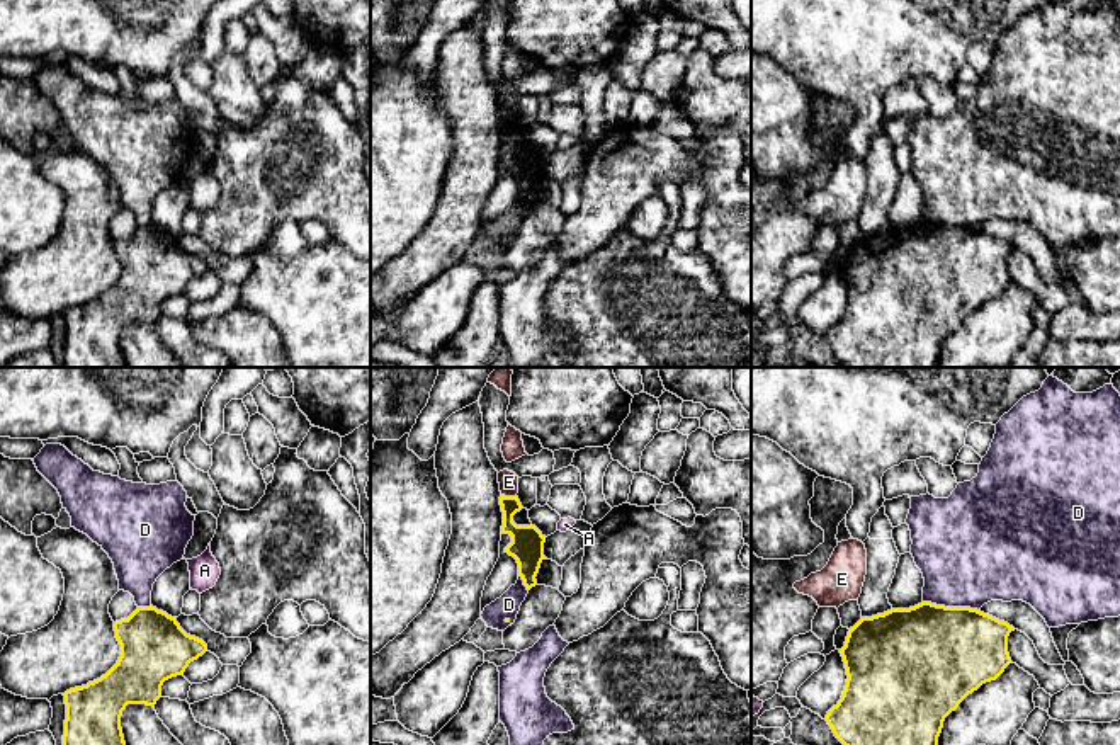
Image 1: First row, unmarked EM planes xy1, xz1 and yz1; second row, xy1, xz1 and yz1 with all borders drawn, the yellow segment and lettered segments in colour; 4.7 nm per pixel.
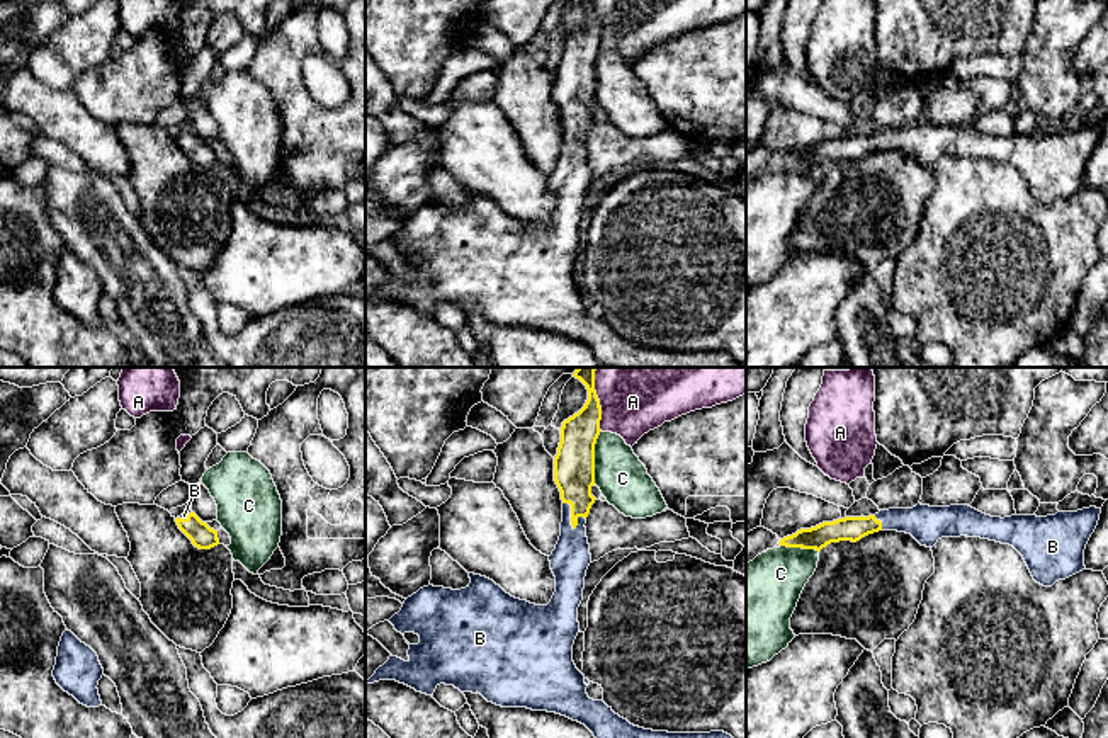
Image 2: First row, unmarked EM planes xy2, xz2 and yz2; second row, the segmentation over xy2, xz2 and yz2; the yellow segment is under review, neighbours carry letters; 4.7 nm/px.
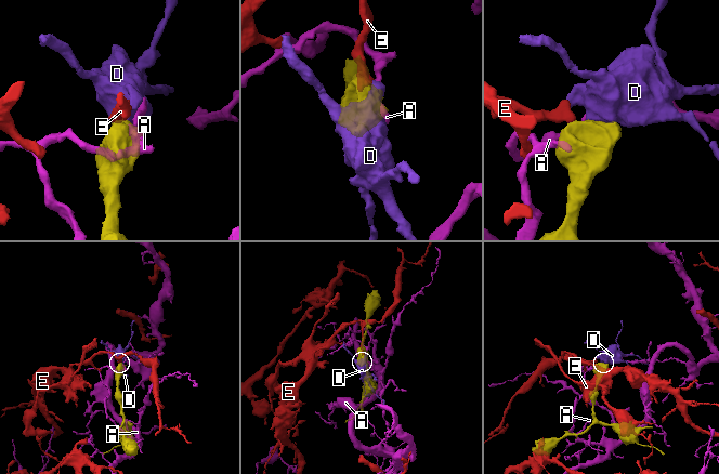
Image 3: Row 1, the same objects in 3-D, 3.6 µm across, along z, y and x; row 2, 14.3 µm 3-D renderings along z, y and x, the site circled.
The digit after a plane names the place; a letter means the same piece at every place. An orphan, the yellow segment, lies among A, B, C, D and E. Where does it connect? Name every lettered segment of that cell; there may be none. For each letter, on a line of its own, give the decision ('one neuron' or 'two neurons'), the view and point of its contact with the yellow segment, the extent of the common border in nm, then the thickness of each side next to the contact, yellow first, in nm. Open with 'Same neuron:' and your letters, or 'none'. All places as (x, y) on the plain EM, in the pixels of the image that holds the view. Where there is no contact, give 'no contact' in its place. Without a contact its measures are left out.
Same neuron: B
A: two neurons; meets yellow in xz2 at (600, 26); contact 240 nm long; 180 nm thick on the yellow side, 280 nm on the other
B: one neuron; meets yellow in xz2 at (571, 133); contact 150 nm long; 190 nm thick on the yellow side, 180 nm on the other
C: two neurons; meets yellow in xz2 at (593, 77); contact 260 nm long; 190 nm thick on the yellow side, 240 nm on the other
D: two neurons; meets yellow in yz1 at (952, 227); contact 280 nm long; 480 nm thick on the yellow side, 460 nm on the other
E: two neurons; meets yellow in xz1 at (509, 116); contact 70 nm long; 160 nm thick on the yellow side, 100 nm on the other

